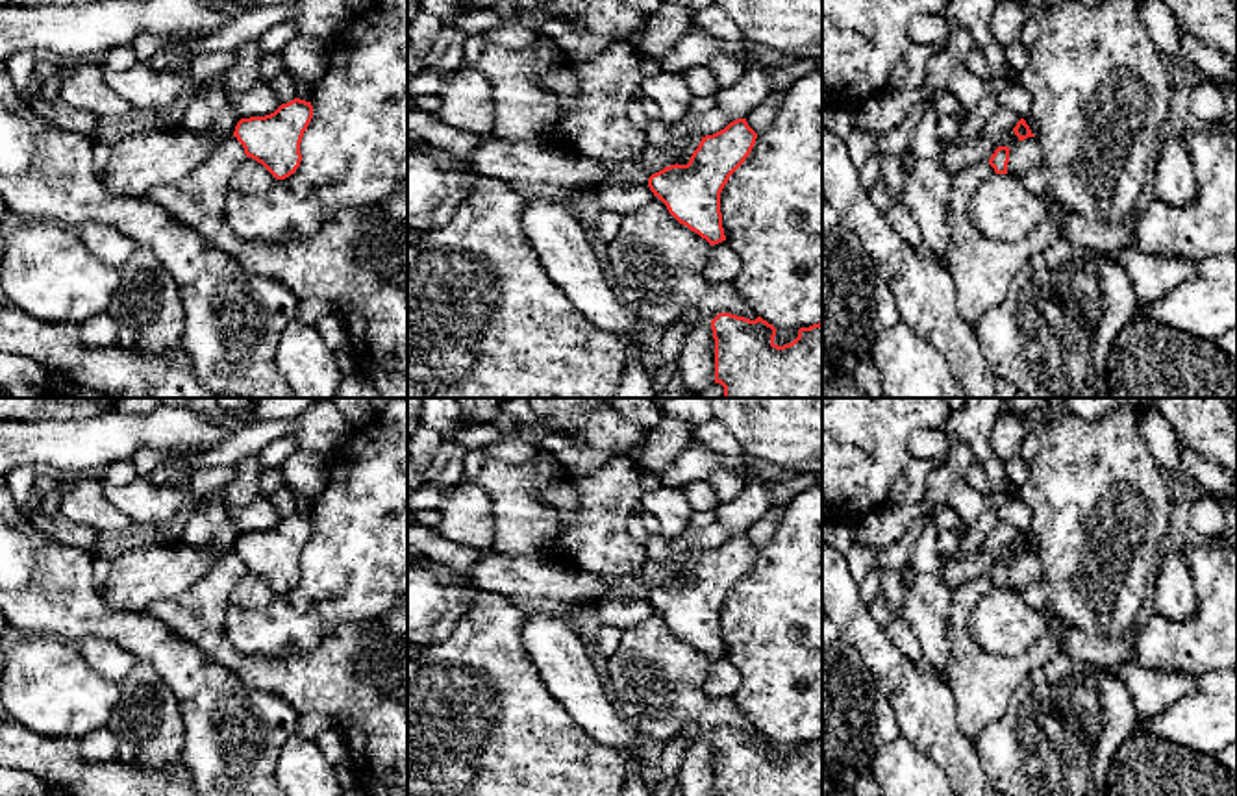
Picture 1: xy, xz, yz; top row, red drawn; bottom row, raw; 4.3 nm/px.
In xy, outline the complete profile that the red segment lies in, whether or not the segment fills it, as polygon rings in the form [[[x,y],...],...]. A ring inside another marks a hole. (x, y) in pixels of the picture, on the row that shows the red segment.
[[[294,98],[270,115],[241,118],[233,137],[246,157],[261,163],[276,180],[285,180],[300,167],[300,143],[311,118],[311,102]]]

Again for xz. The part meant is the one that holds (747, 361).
[[[718,313],[711,320],[715,339],[715,383],[724,387],[724,398],[822,398],[822,322],[800,328],[798,337],[783,346],[774,342],[776,328],[731,313]]]

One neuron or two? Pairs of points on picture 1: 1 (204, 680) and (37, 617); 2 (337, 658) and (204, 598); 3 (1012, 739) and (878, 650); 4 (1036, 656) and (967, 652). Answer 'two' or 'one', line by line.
1: one
2: one
3: two
4: one

